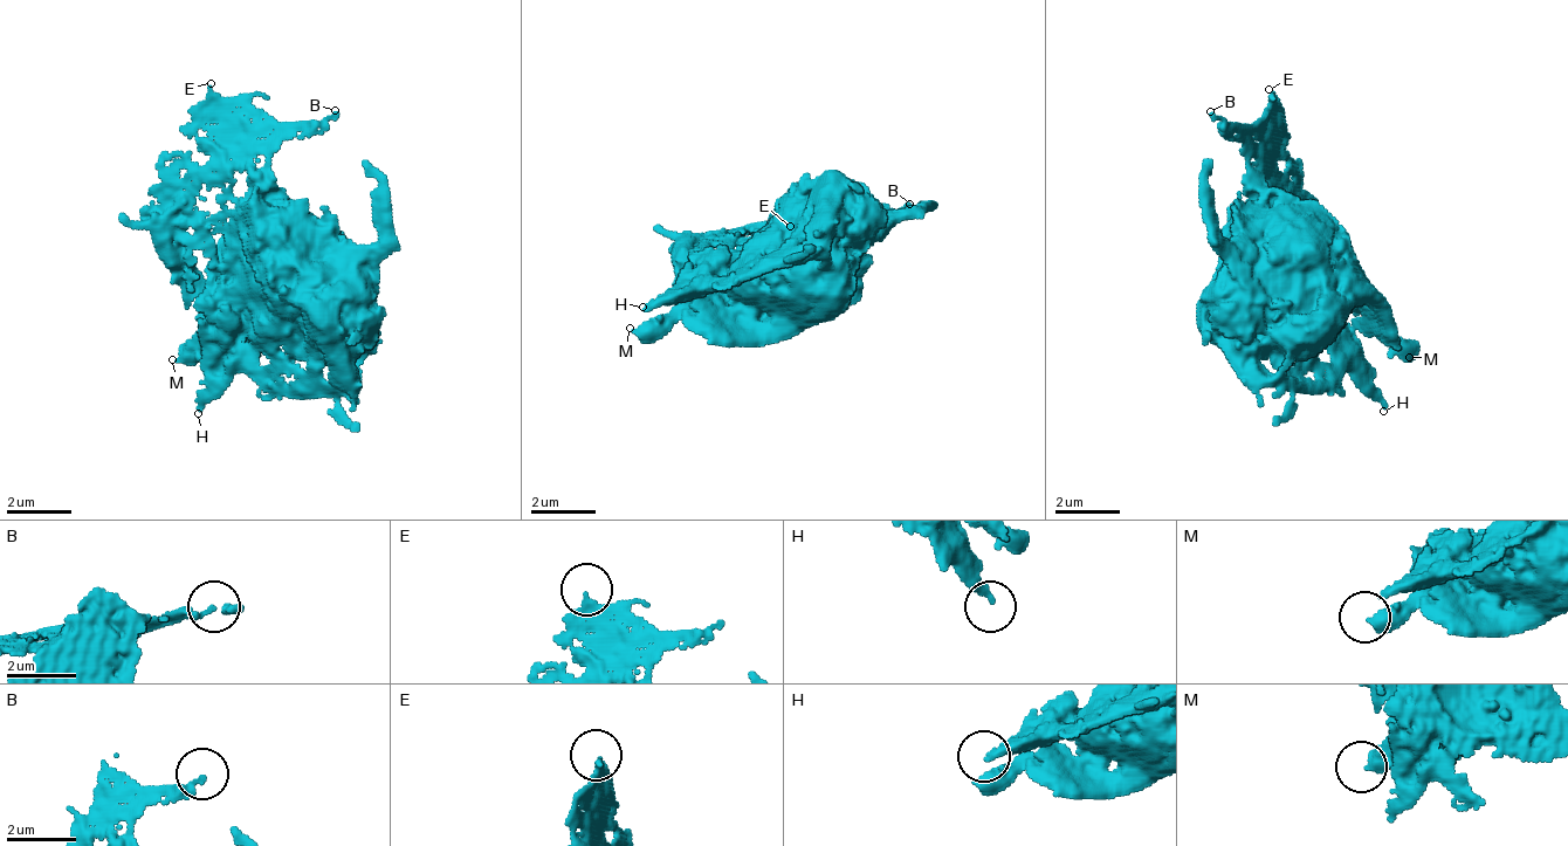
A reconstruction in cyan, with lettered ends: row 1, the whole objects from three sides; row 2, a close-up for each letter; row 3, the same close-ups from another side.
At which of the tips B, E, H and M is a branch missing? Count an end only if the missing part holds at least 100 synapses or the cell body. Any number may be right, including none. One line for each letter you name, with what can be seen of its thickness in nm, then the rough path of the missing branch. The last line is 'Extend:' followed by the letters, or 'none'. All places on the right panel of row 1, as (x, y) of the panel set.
M: 460 nm
Extend: M

